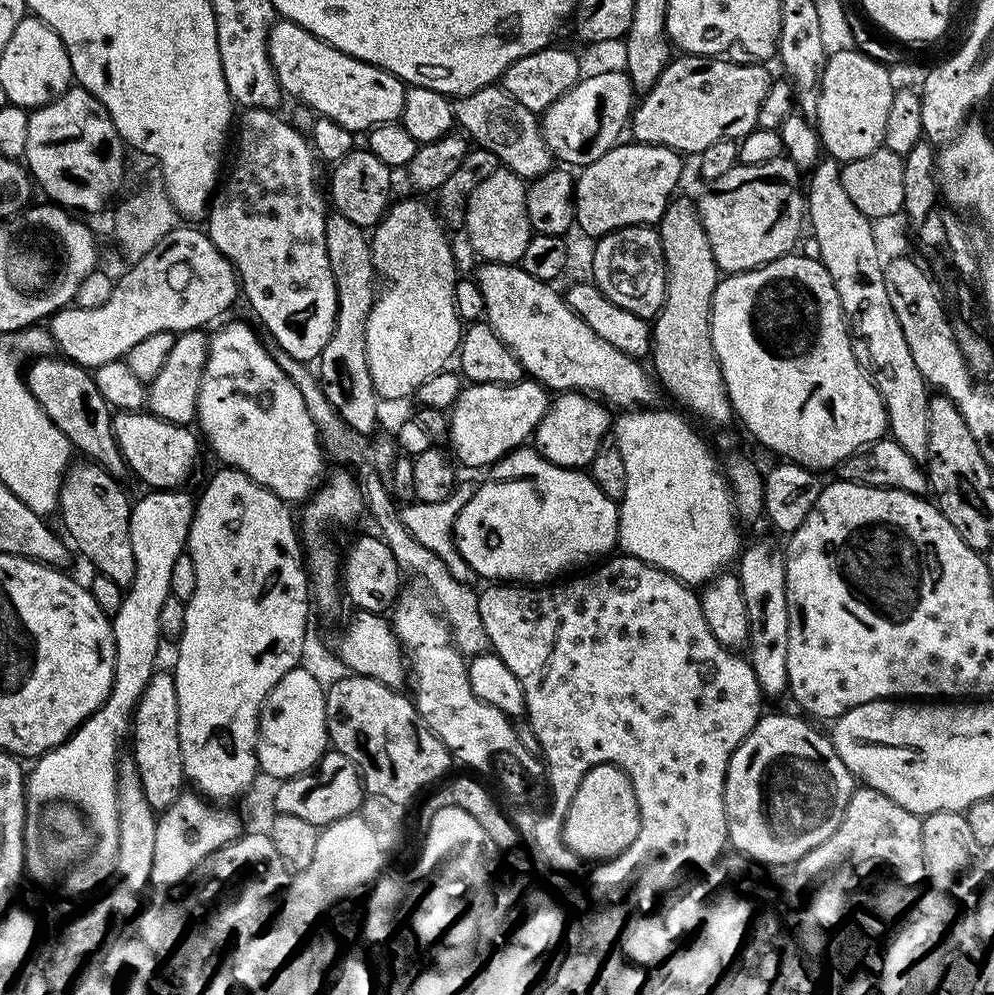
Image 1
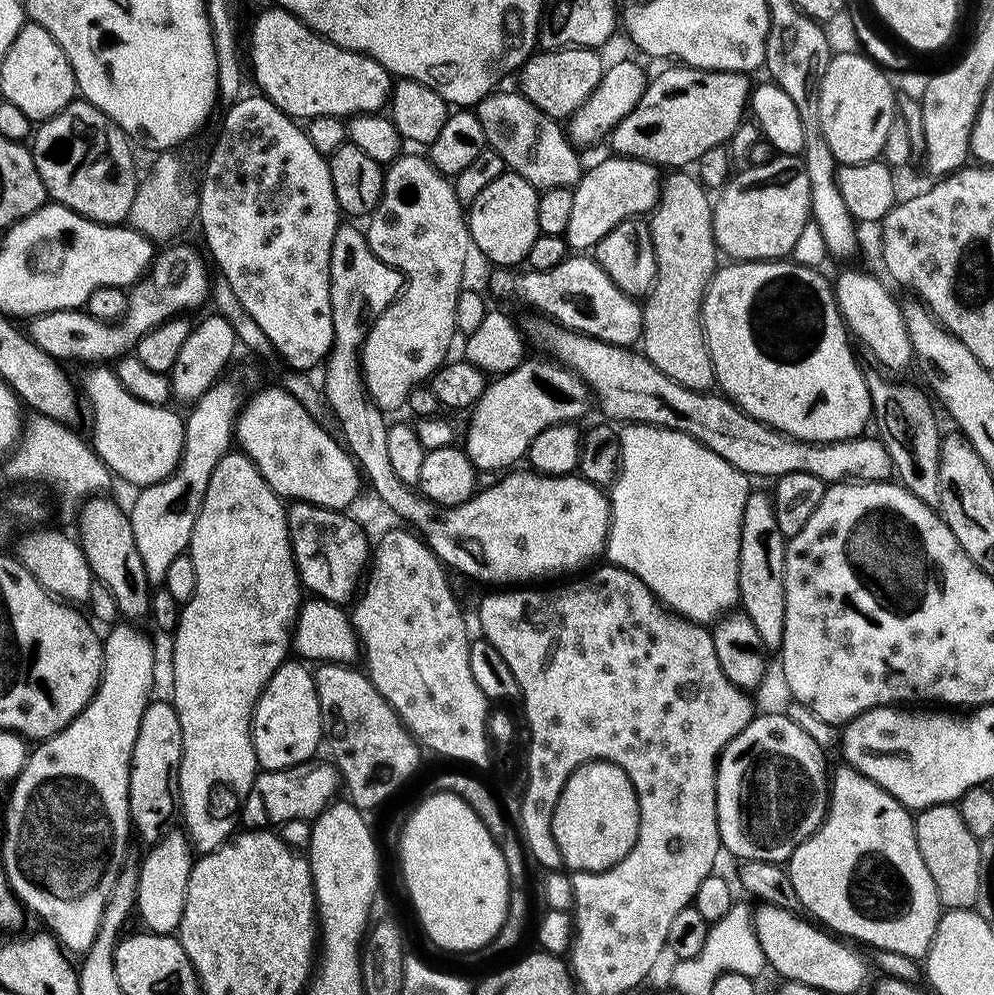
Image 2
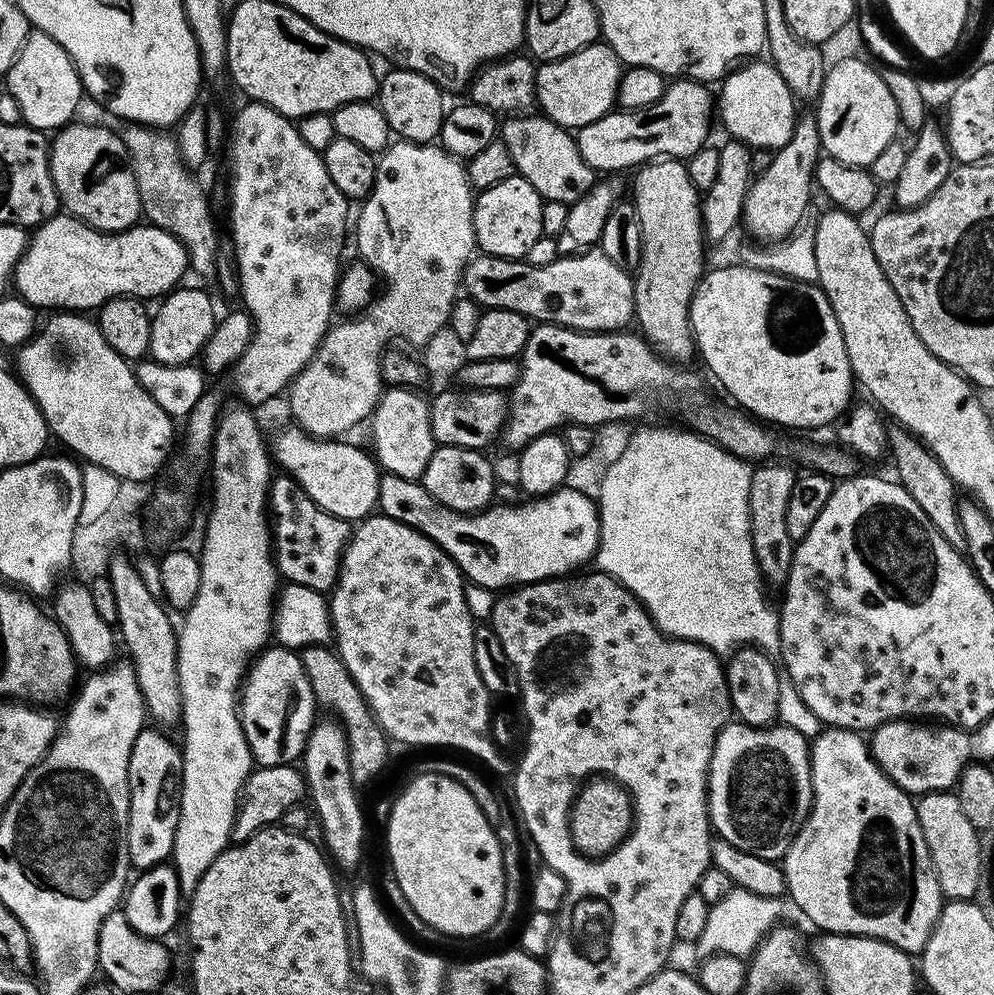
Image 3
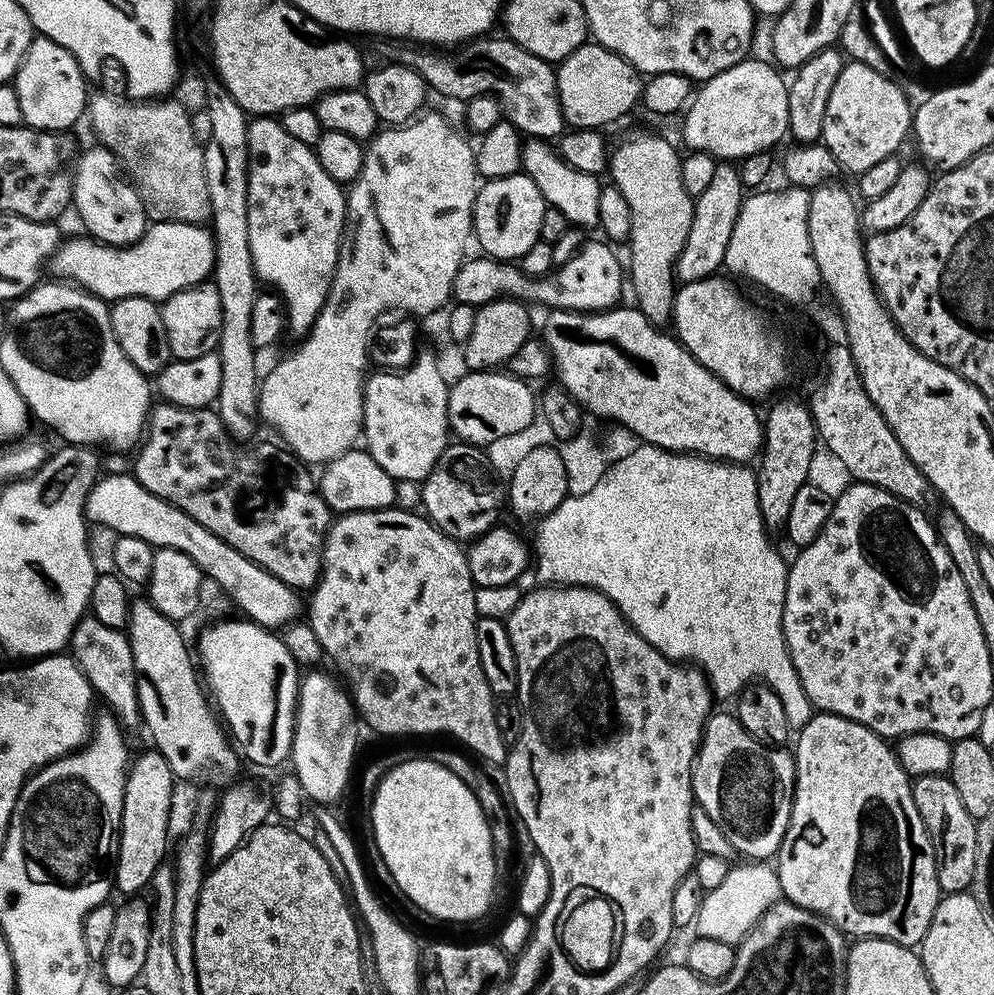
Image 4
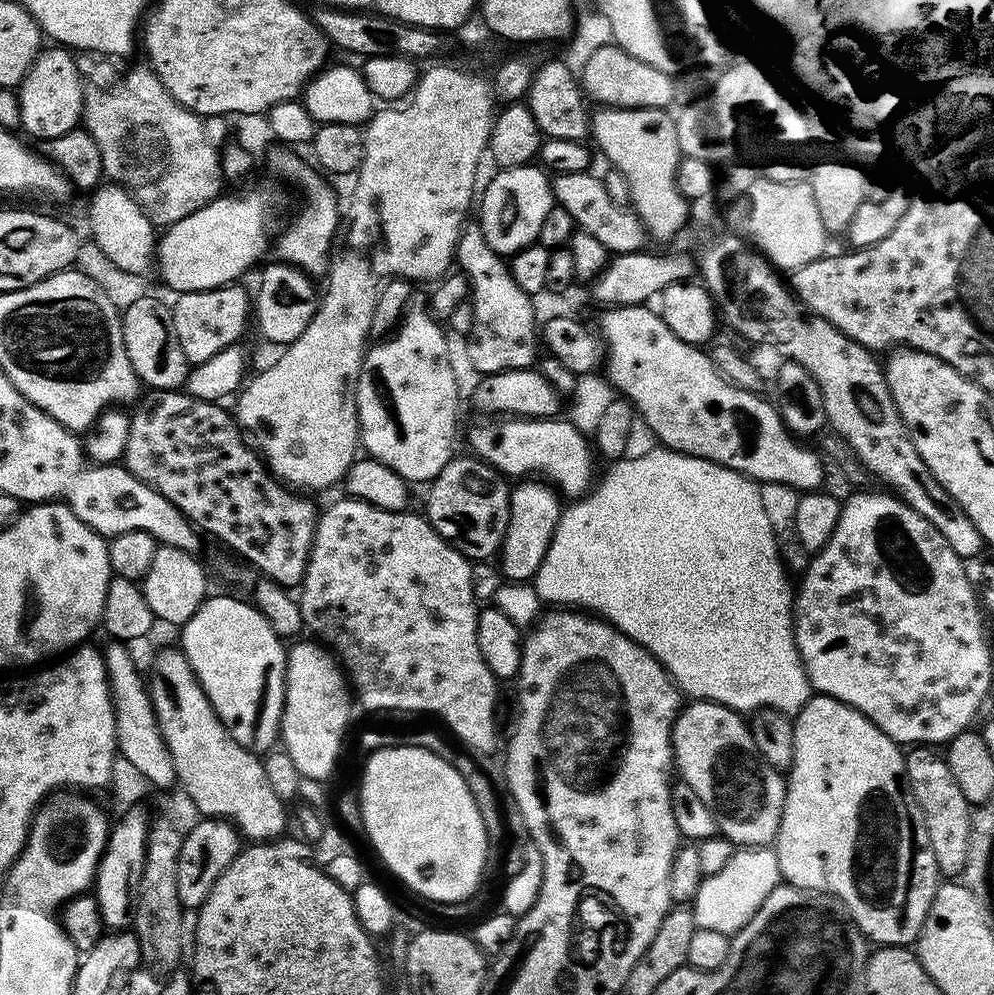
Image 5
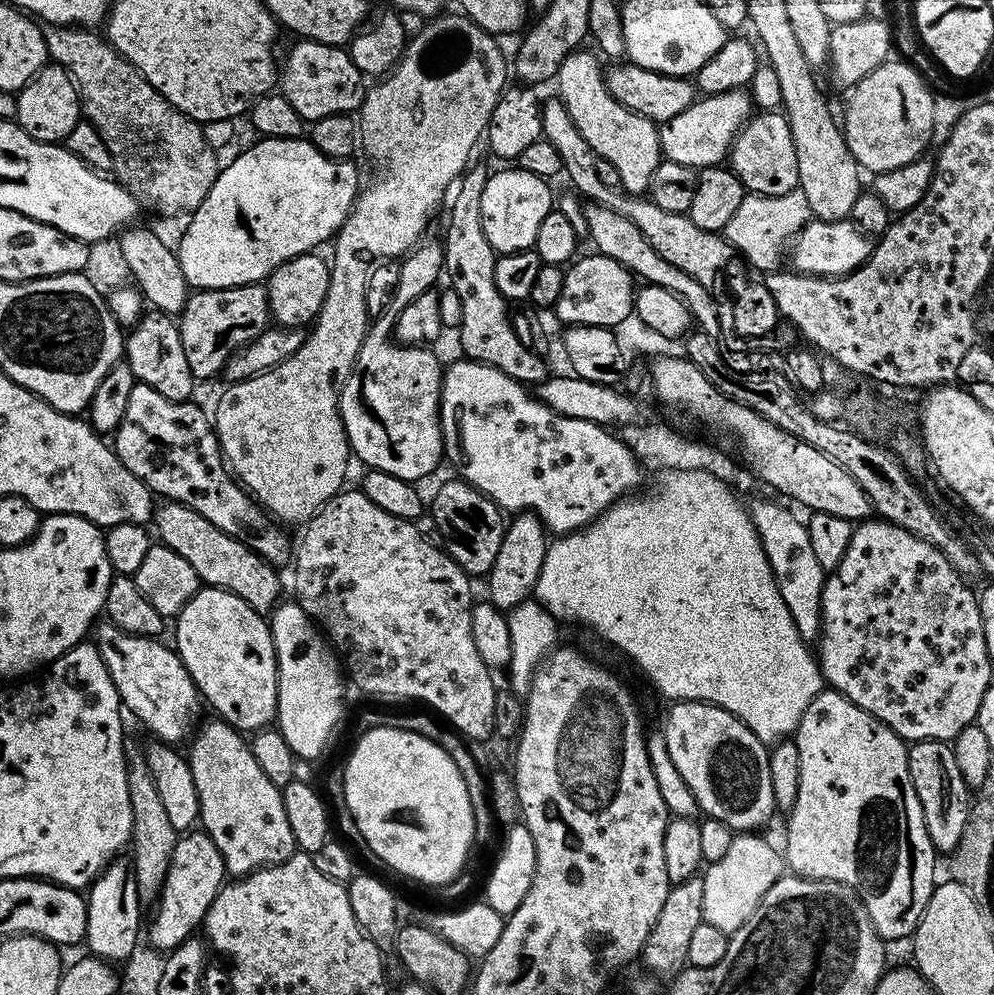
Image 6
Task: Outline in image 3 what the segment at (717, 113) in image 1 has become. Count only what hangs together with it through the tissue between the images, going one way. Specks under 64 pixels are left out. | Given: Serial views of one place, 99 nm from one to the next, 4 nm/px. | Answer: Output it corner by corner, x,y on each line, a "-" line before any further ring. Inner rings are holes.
676,78
665,87
663,94
652,105
645,108
629,108
607,112
598,122
575,129
574,135
578,154
597,174
620,174
623,168
629,170
661,158
687,161
689,156
709,143
708,127
714,124
714,96
708,93
709,85
699,80

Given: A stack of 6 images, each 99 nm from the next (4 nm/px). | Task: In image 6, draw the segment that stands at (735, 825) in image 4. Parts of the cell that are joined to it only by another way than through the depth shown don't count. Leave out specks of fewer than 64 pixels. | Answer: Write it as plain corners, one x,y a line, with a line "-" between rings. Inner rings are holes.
686,700
673,703
671,707
662,725
666,750
670,750
670,758
674,758
678,774
686,778
686,786
694,790
701,813
718,822
726,822
726,826
730,826
736,834
748,834
759,829
756,827
766,823
776,808
774,786
770,786
769,749
737,716
731,716
717,704

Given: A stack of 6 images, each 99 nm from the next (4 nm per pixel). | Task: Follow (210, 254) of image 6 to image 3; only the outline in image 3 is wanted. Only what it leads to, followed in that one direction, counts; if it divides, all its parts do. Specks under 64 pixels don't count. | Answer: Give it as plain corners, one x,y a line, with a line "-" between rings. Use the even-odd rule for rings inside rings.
57,214
31,233
28,246
14,269
14,288
16,284
15,291
20,299
37,310
96,310
115,296
163,297
183,281
180,279
189,268
184,243
174,238
174,234
150,223
137,223
135,228
127,228
125,232
97,232
71,214

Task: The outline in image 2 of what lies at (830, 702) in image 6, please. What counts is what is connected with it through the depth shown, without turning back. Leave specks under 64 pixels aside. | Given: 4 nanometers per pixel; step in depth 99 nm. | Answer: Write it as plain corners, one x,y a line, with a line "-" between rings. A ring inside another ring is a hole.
841,766
837,772
835,769
831,773
828,812
824,815
824,820
818,826
818,830
814,835
806,838
806,842
802,842
797,846
792,857
786,861
786,867
790,874
790,882
800,899
801,909
813,921
819,922
825,929
835,933
837,937
849,938
848,936
853,936
854,939
861,940
864,944
869,944
872,950
893,952
894,954
902,954
913,958
927,957
928,948
932,945
932,939
942,915
942,909
938,898
938,890
934,886
934,878
930,878
930,870
926,870
926,862
922,862
922,854
918,851
916,821
909,809
898,803
886,790
882,790
882,786
878,786
873,780
862,775
858,769

